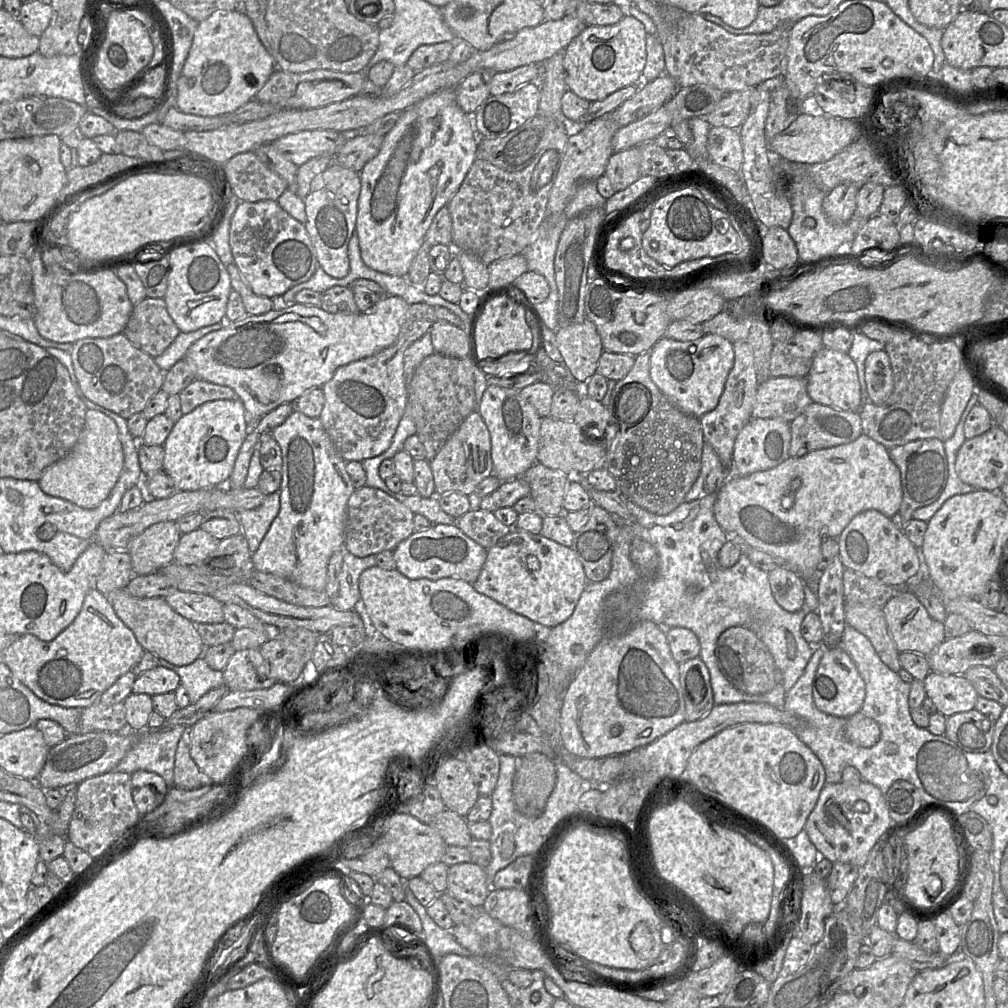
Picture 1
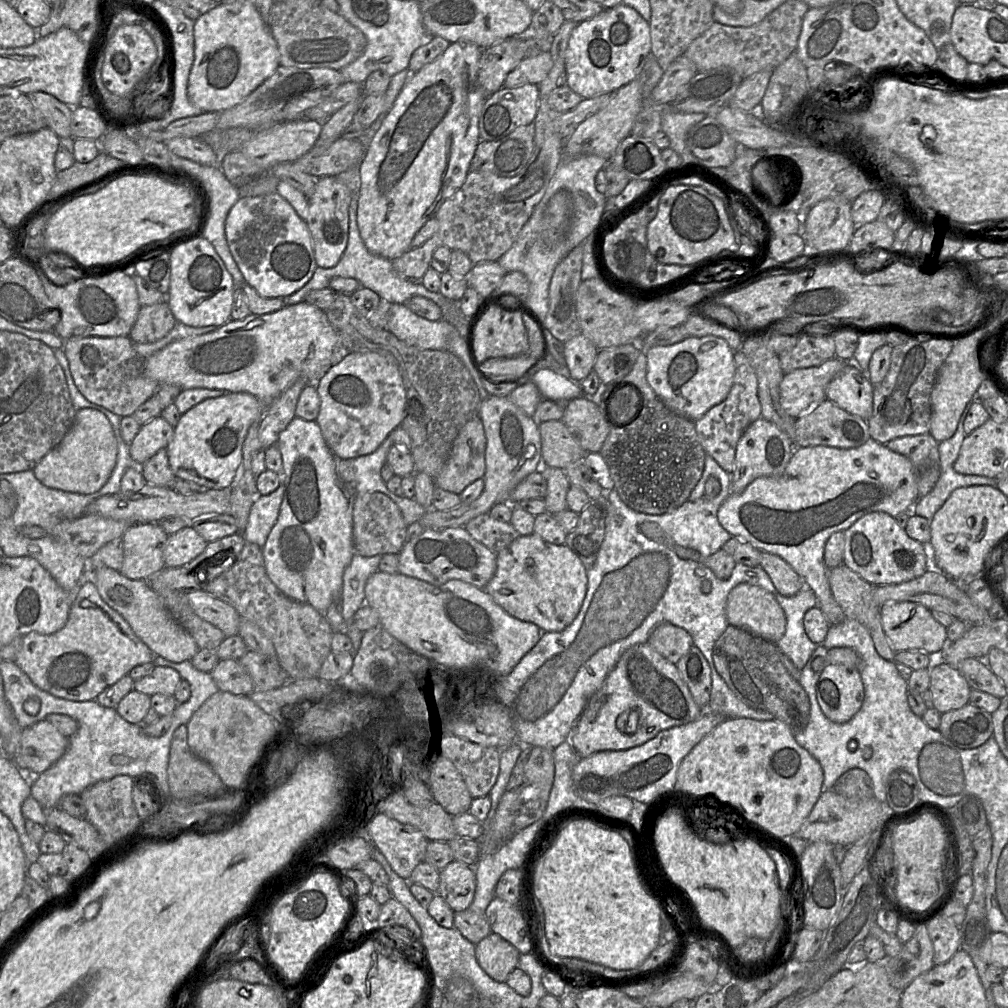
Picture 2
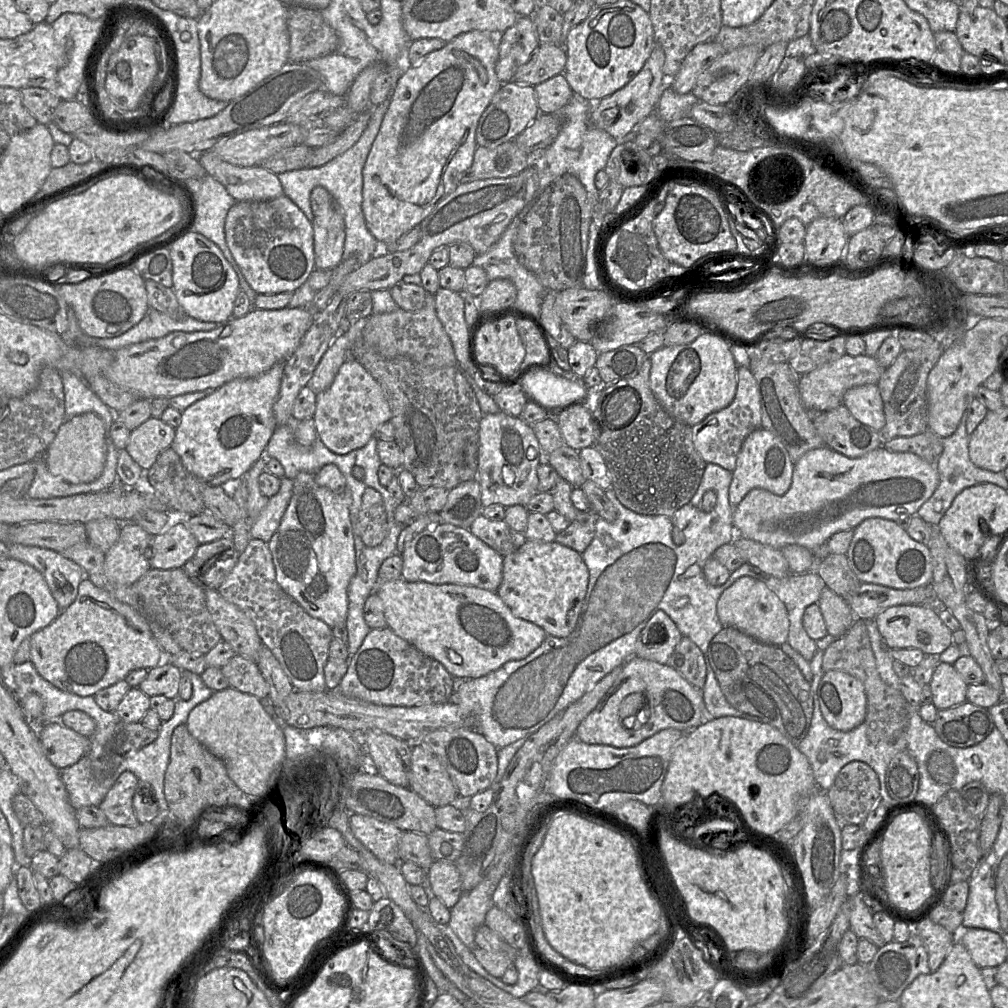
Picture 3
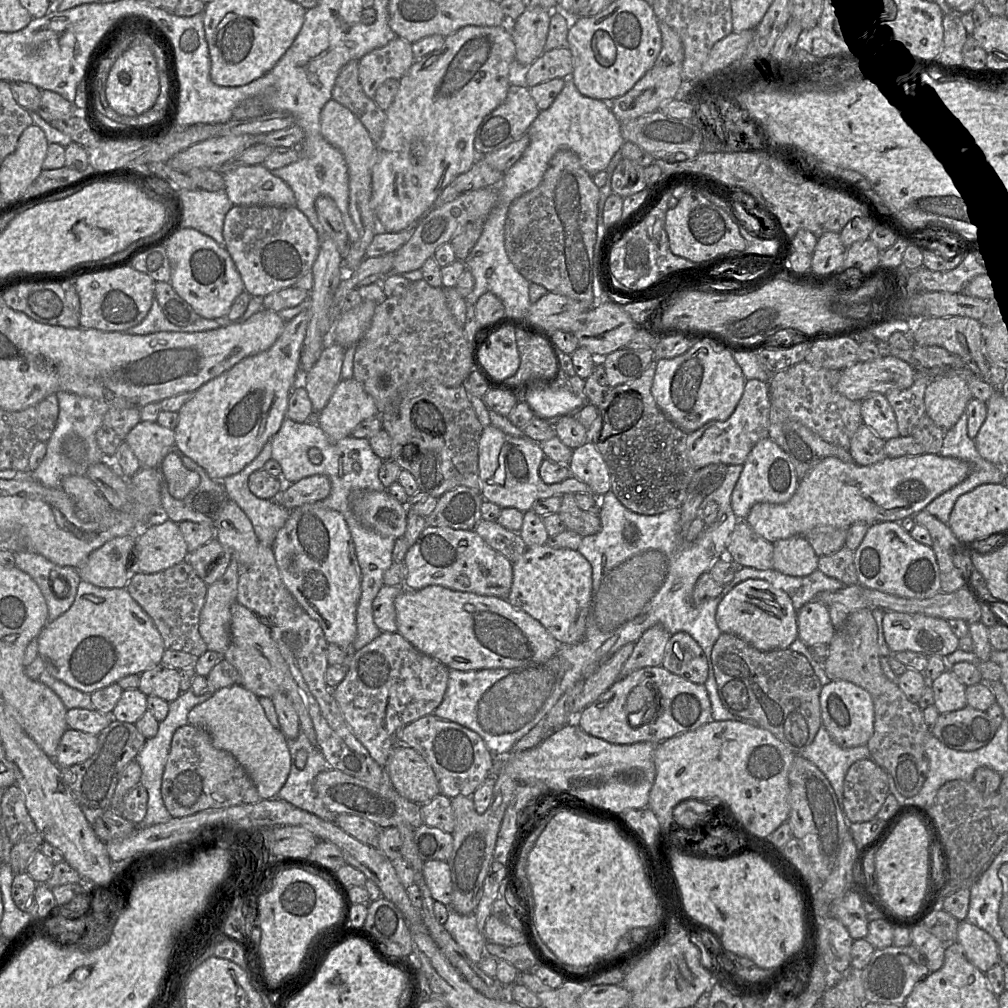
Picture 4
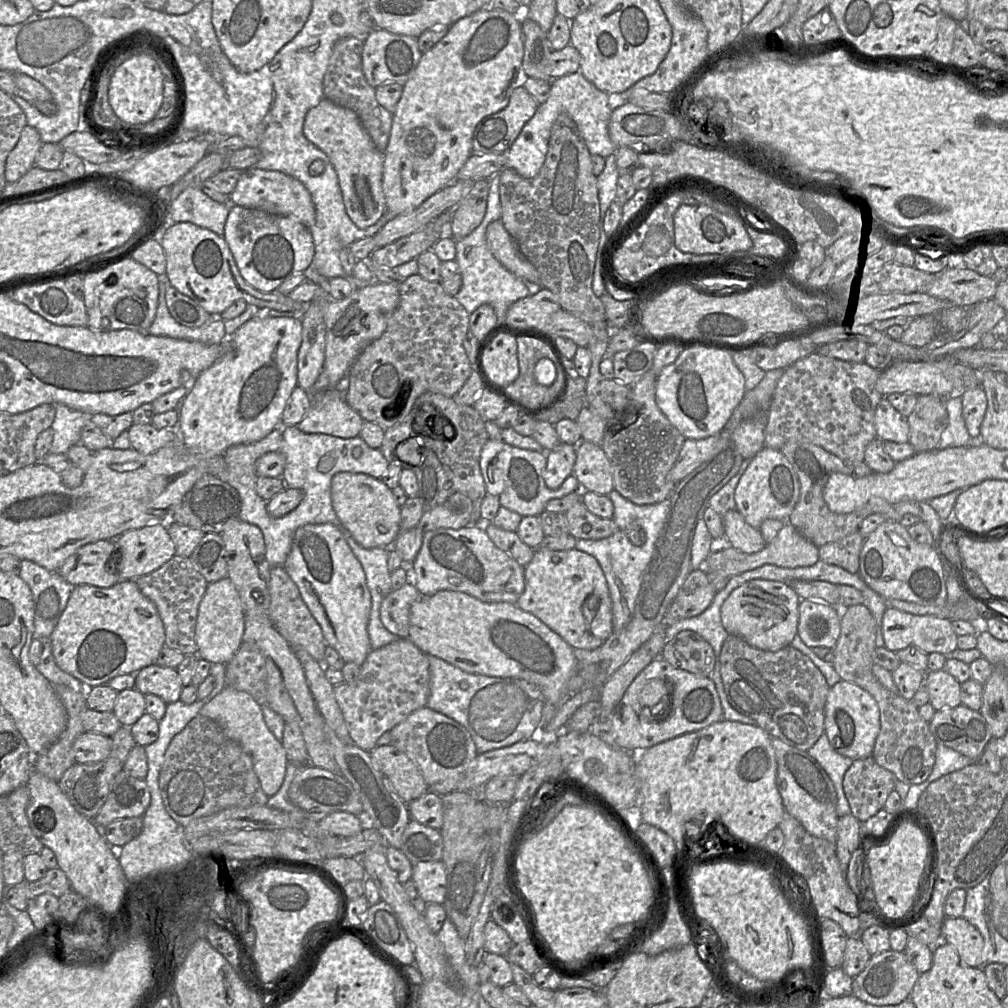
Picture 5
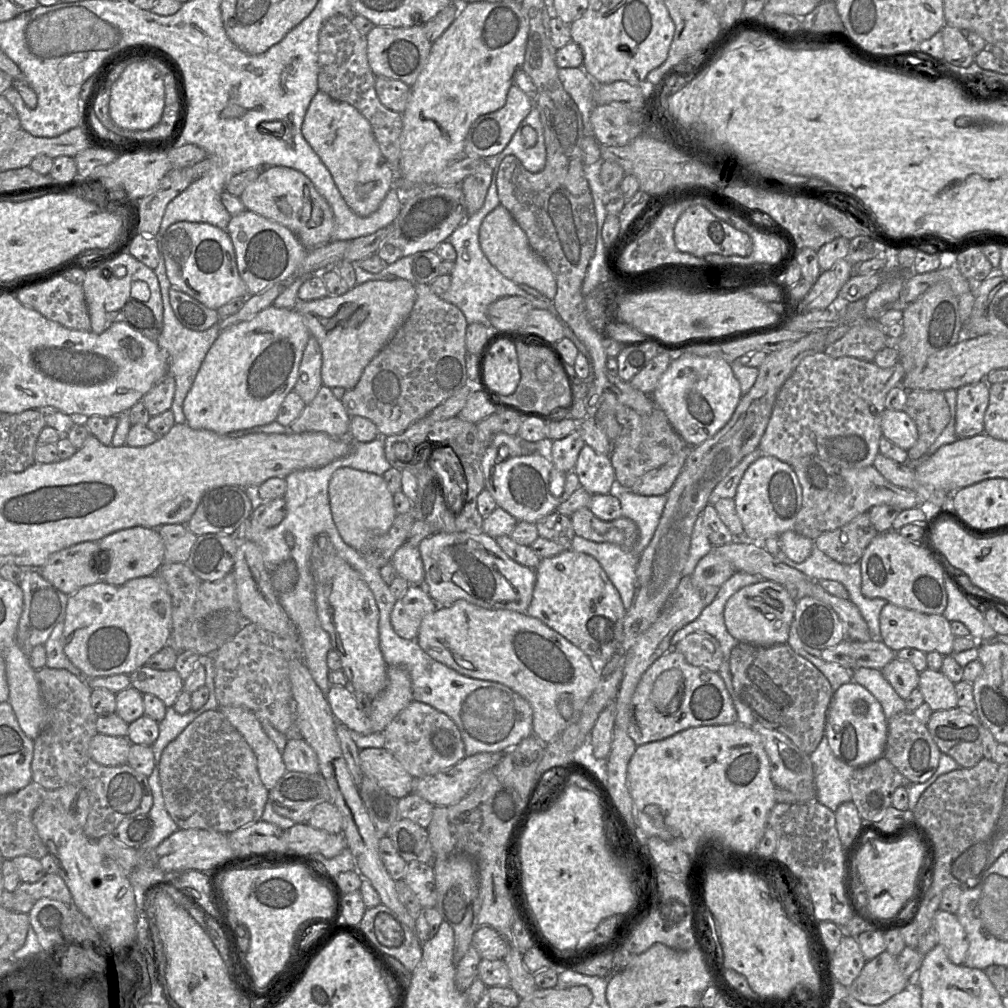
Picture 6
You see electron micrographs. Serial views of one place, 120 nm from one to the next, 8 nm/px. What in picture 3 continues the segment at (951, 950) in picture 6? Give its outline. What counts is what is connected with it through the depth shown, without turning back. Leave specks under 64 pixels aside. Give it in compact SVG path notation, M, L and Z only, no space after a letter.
M962 928L958 940L979 968L998 967L1007 961L1007 947L999 934L988 929Z

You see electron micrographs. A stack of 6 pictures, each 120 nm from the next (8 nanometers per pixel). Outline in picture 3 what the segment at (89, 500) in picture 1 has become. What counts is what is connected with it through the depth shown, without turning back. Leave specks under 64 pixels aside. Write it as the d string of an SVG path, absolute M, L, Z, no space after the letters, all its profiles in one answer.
M87 412L66 420L44 452L44 461L53 476L68 483L84 484L96 480L106 462L106 429L102 419L93 412Z

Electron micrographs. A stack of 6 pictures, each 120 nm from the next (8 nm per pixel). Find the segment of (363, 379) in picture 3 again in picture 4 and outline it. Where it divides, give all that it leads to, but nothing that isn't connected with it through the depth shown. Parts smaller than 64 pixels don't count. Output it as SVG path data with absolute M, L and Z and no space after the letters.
M354 378L341 380L327 405L313 417L331 442L351 436L356 426L380 413L374 399Z

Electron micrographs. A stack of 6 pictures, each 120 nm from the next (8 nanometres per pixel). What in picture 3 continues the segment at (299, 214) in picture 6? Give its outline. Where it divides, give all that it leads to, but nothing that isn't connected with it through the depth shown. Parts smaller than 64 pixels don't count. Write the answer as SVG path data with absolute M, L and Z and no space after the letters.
M212 151L197 154L197 159L236 202L267 201L284 195L277 175L261 166L235 166Z

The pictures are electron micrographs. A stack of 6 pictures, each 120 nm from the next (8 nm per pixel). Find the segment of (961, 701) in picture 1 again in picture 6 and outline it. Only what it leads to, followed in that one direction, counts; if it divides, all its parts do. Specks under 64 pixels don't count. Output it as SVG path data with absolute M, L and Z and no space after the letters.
M926 668L920 673L918 688L932 711L957 707L955 684L940 670Z

